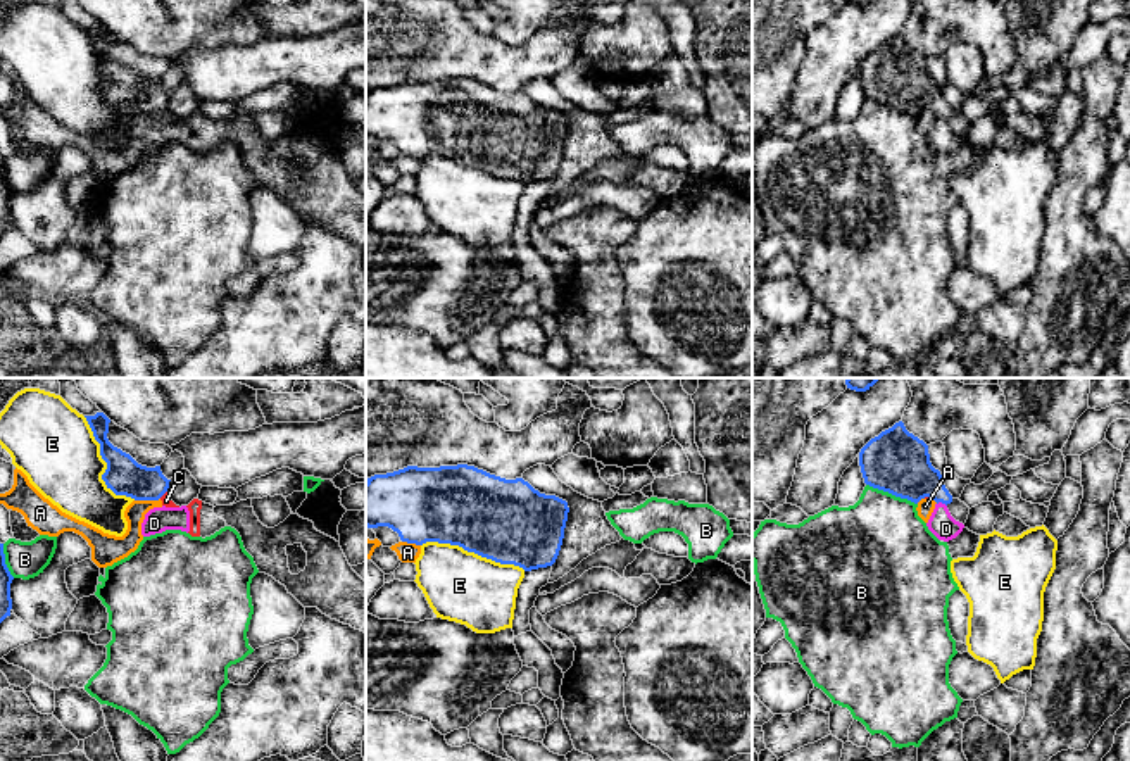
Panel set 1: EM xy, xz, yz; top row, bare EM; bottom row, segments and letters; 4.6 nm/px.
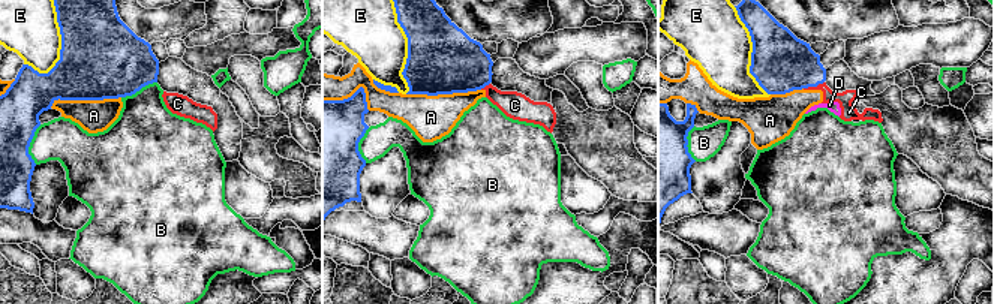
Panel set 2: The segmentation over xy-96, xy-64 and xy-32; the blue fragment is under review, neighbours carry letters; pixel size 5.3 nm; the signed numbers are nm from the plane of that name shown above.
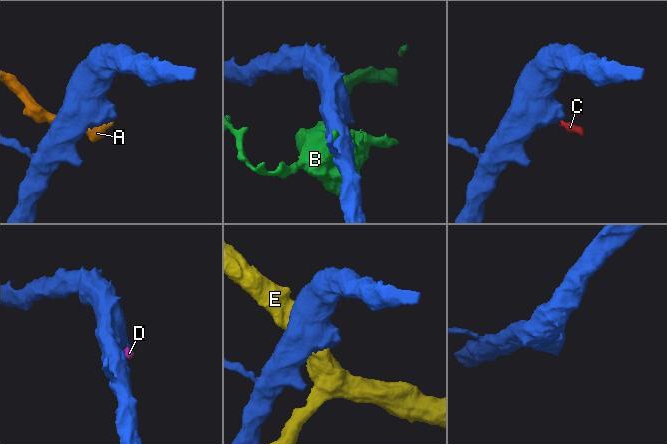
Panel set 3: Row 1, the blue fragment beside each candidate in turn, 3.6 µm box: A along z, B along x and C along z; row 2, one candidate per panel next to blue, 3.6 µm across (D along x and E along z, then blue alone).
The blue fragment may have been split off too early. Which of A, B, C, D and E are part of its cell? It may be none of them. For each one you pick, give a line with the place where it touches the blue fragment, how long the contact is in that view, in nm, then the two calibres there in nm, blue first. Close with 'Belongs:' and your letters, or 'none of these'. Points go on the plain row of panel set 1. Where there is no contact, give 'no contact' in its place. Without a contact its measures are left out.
Belongs: none of these

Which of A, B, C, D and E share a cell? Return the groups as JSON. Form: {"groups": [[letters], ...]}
{"groups": [["A", "C", "D"], ["B"], ["E"]]}

